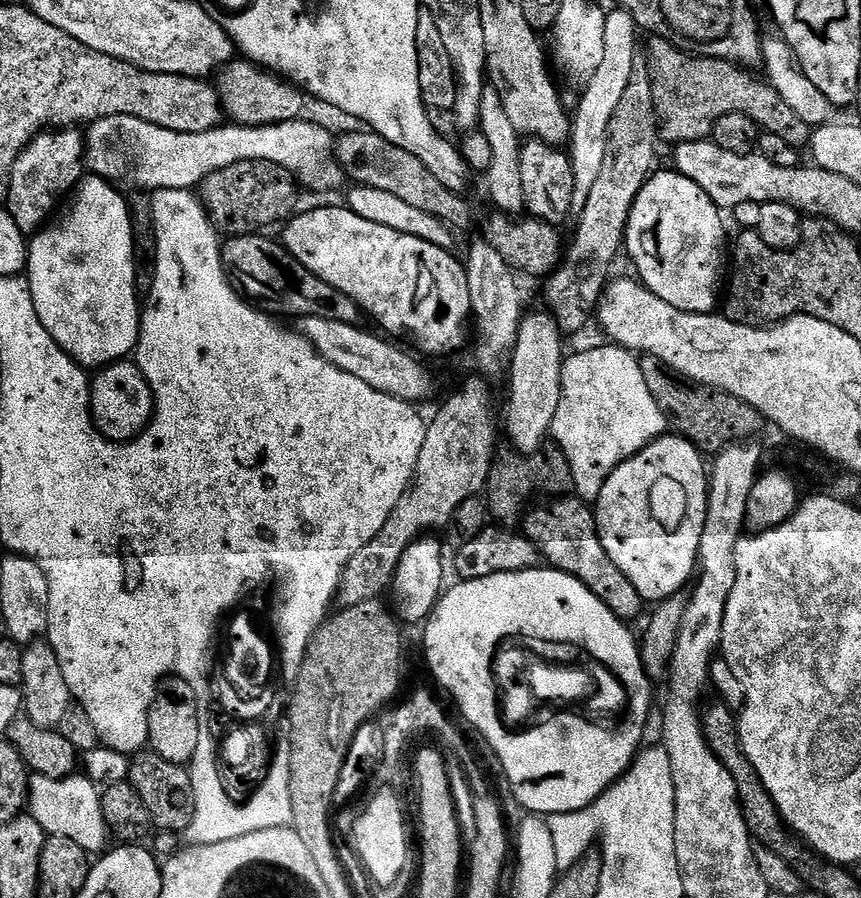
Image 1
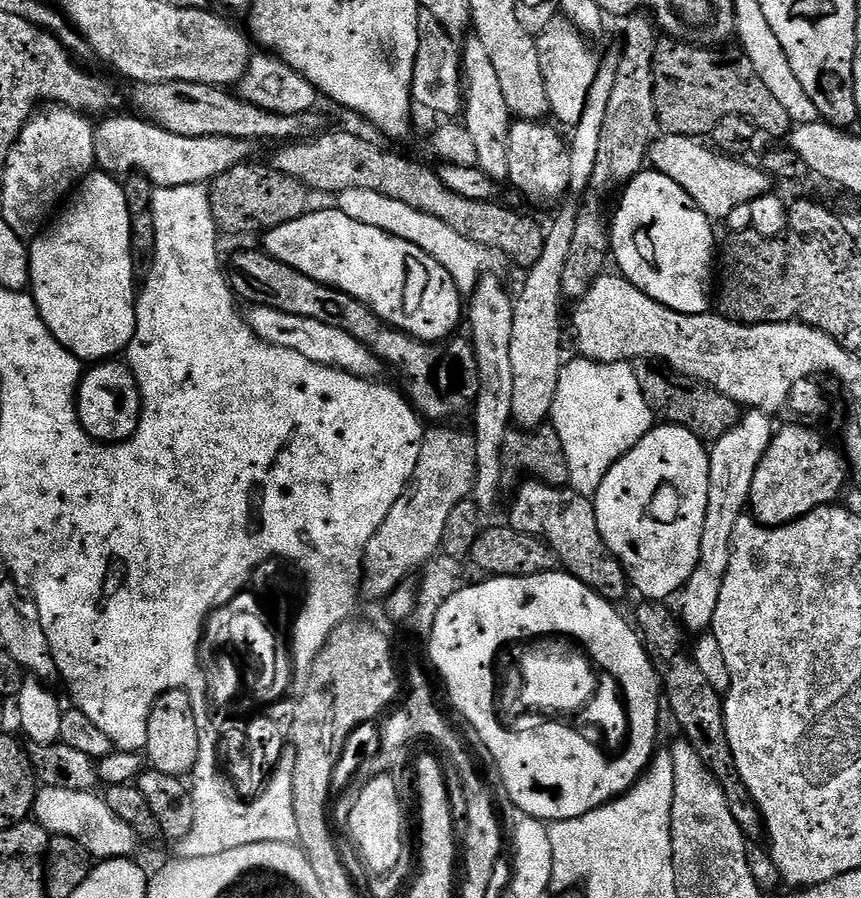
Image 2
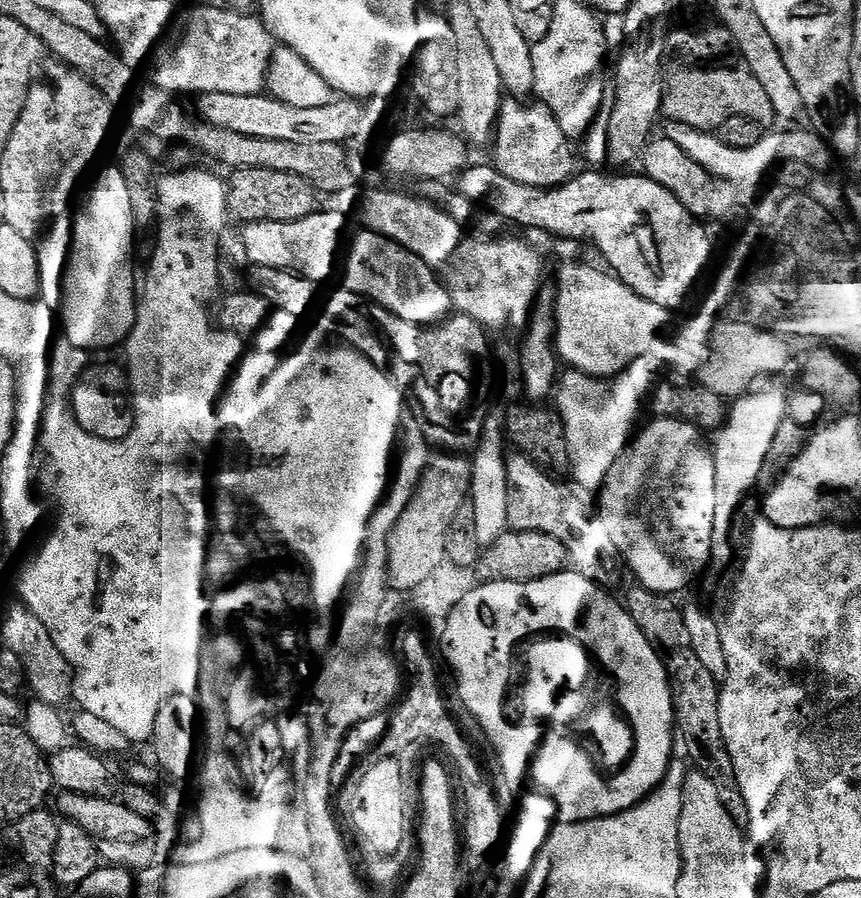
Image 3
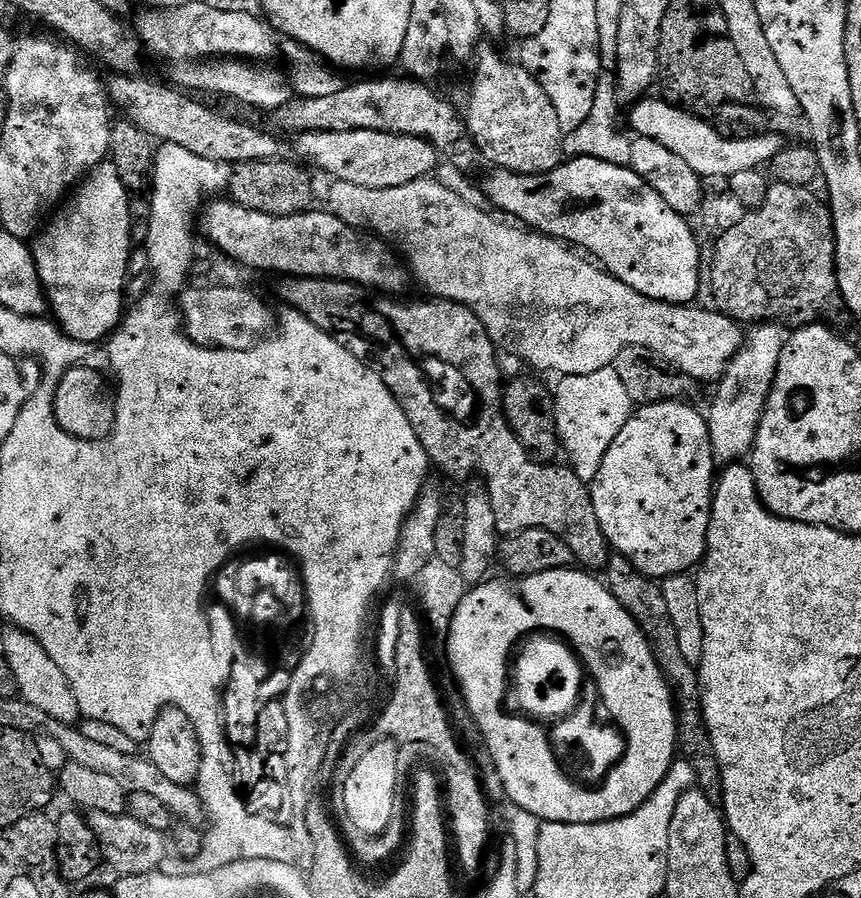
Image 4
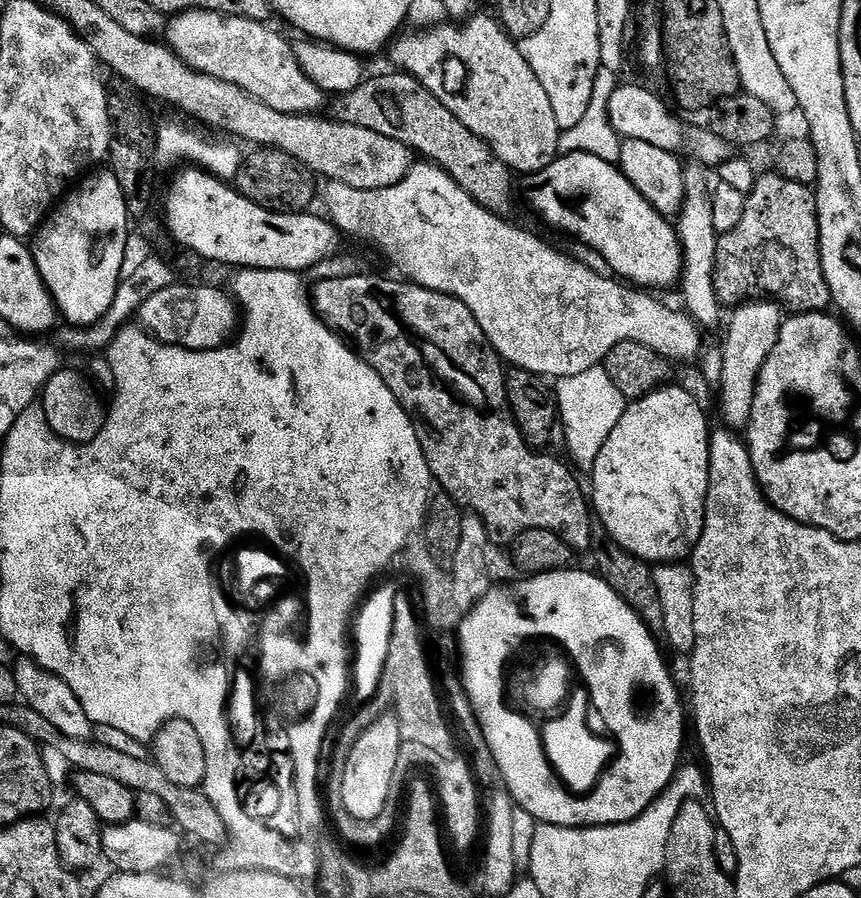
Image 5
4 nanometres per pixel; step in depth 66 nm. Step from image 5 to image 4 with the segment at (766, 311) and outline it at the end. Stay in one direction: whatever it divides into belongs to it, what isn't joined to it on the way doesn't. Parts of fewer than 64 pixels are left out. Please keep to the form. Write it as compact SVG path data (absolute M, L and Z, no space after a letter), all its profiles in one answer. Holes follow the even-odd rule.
M760 322L753 328L756 329L747 333L744 347L729 362L715 385L716 397L712 400L712 409L706 412L712 454L724 466L743 461L751 453L768 395L772 392L780 355L789 337L785 325L779 322Z

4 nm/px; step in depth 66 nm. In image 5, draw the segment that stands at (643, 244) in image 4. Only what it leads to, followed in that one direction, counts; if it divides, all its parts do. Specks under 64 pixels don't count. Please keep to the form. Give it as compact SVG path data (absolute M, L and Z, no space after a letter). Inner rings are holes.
M575 152L574 154L560 154L557 155L553 164L546 166L546 170L535 173L534 180L536 180L536 185L528 192L529 206L532 207L550 227L557 228L560 232L569 232L570 235L577 236L586 247L593 248L593 250L617 272L613 273L615 273L621 281L627 282L632 286L639 286L644 290L656 290L652 288L668 288L671 284L679 285L681 283L684 275L684 247L680 245L680 234L677 225L673 223L669 217L666 217L659 212L658 209L633 186L630 182L630 178L626 178L626 174L620 171L617 165L606 162L594 154L582 154L581 152Z

